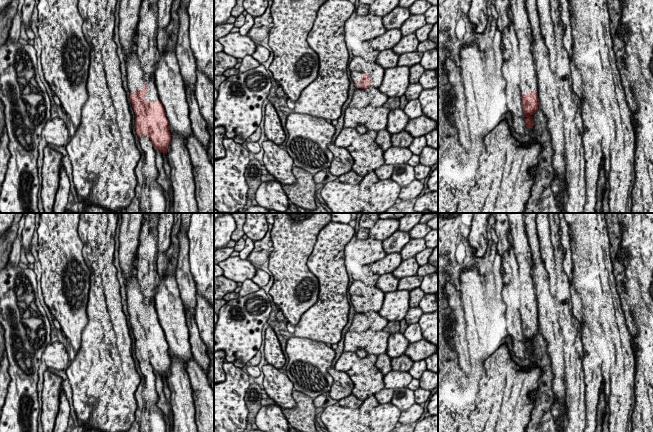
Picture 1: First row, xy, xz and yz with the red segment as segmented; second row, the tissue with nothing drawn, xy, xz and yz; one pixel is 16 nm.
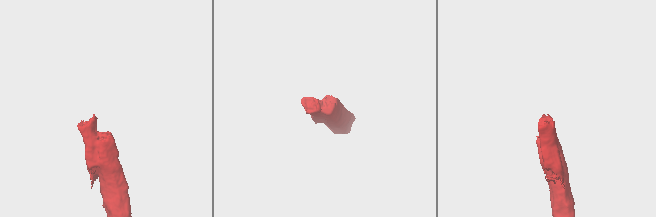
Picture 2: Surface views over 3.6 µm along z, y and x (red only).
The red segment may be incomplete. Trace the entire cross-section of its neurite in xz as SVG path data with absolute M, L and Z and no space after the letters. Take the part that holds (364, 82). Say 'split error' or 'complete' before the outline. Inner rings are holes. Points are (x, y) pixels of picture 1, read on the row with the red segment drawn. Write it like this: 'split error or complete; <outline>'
split error; M365 61L363 64L363 77L359 80L360 85L356 86L356 88L379 88L384 77L384 70L385 69L381 67L377 62Z

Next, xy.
split error; M155 79L145 80L142 89L130 92L129 98L135 112L135 129L139 140L142 136L147 136L159 152L167 154L171 134Z

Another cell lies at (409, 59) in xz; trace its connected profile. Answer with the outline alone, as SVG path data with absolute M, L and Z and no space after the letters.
M418 51L401 54L399 56L398 66L411 67L415 64L420 63L422 57L423 53Z

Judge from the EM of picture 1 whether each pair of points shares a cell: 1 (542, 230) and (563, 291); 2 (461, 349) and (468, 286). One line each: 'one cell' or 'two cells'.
1: two cells
2: two cells

